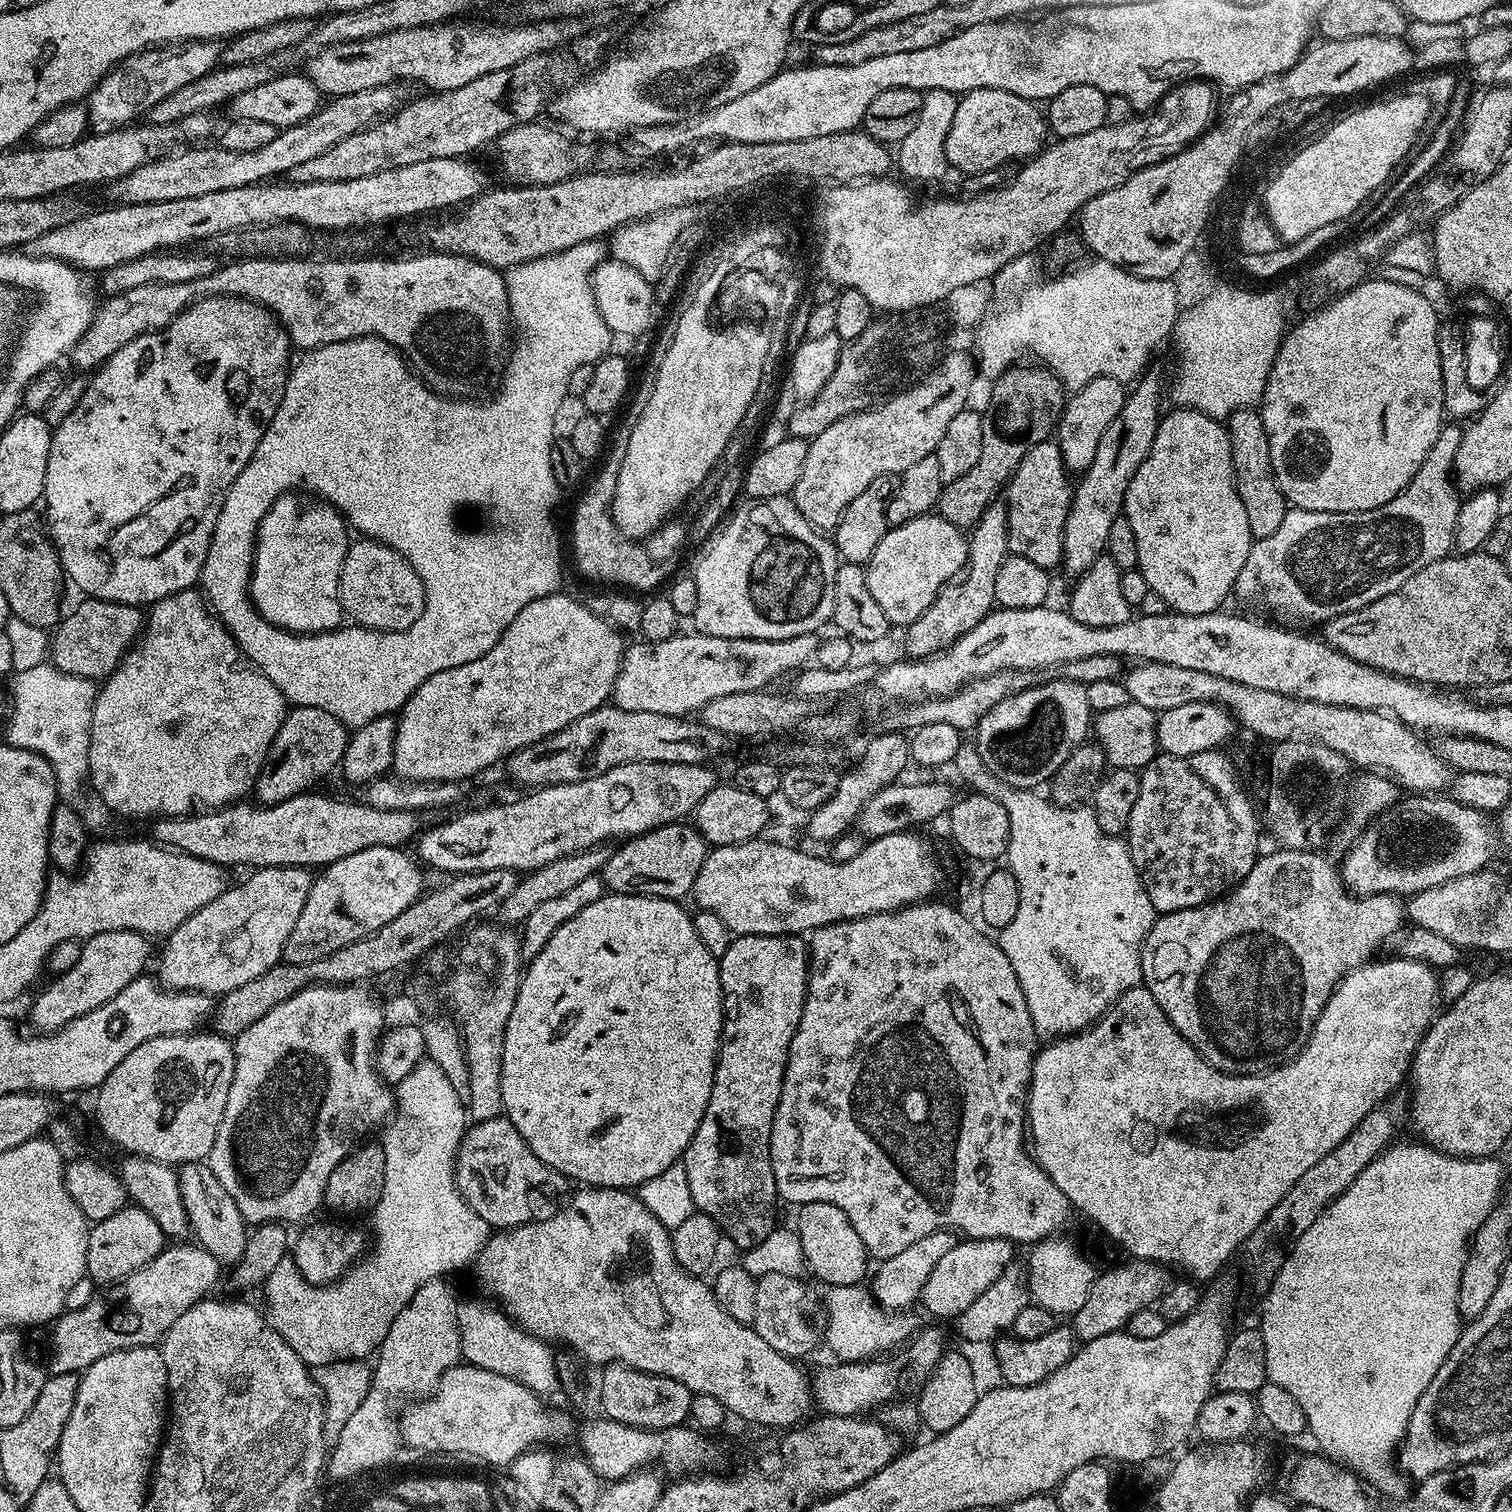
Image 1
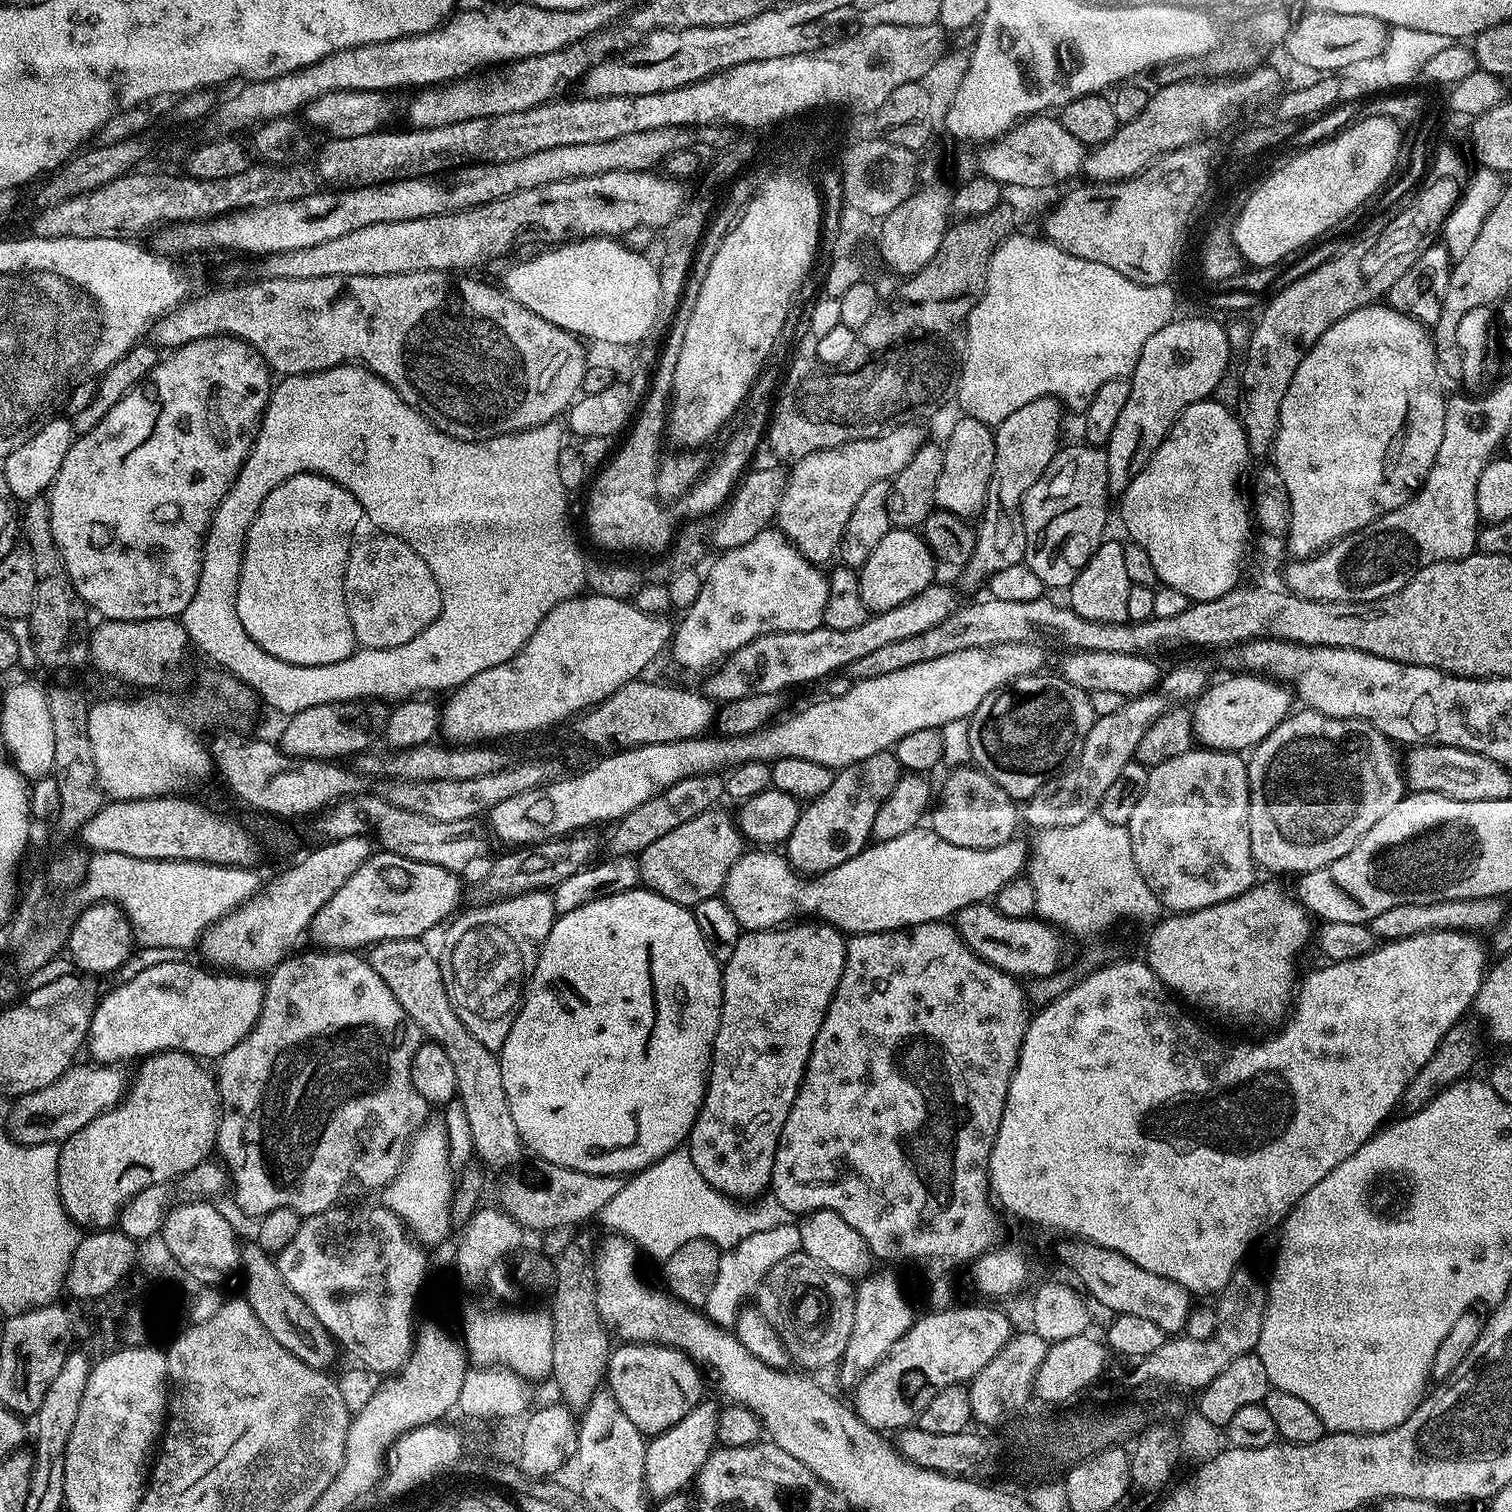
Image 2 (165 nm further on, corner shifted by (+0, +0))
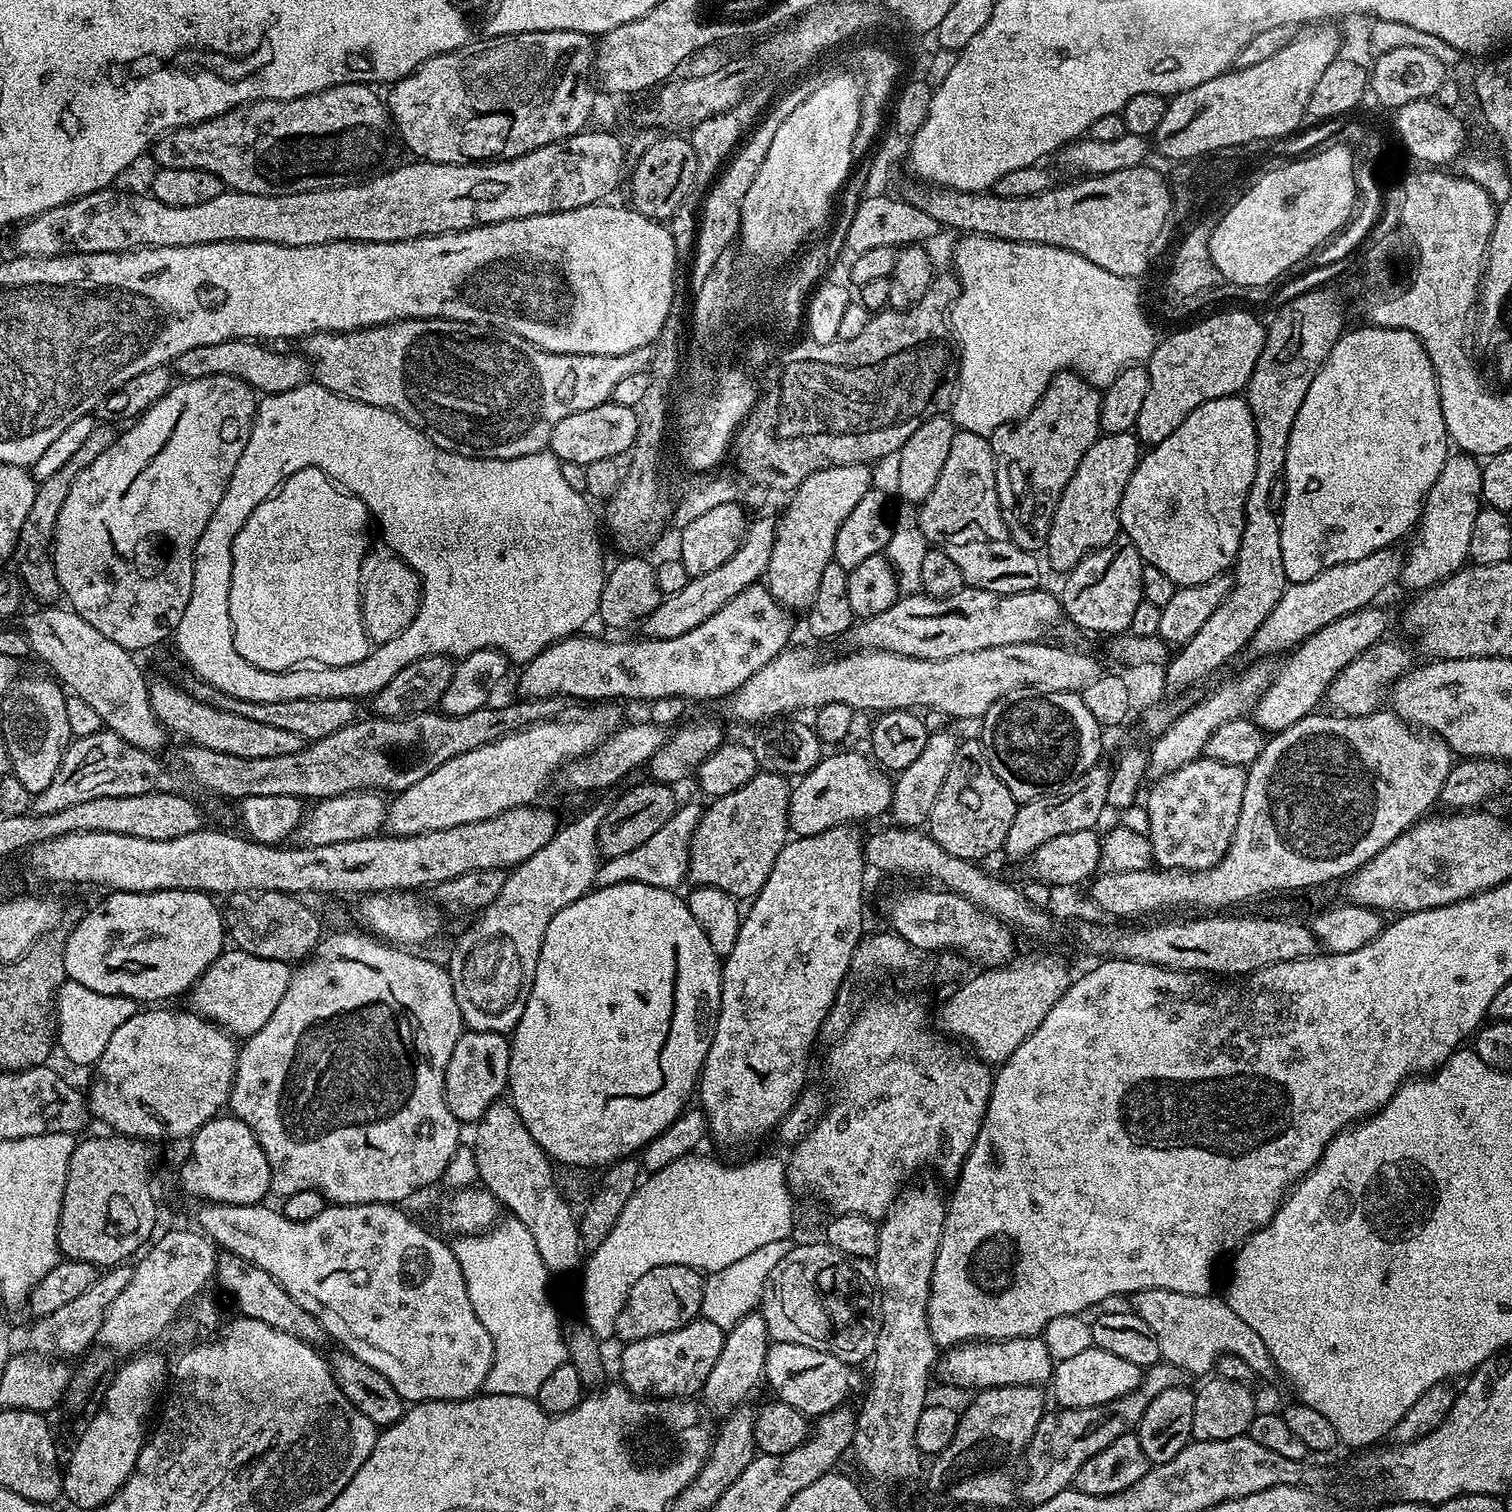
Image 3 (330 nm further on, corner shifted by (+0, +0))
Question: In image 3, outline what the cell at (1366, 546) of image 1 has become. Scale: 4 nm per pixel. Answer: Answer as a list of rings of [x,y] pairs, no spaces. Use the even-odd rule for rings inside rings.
[[[1467,454],[1449,455],[1448,461],[1442,466],[1442,474],[1438,474],[1438,482],[1430,486],[1428,497],[1424,500],[1424,511],[1420,514],[1420,523],[1415,529],[1414,537],[1416,541],[1412,544],[1412,549],[1406,552],[1406,559],[1402,569],[1402,584],[1412,590],[1423,590],[1433,588],[1441,580],[1452,576],[1465,567],[1470,550],[1470,533],[1474,530],[1474,518],[1479,514],[1482,507],[1482,497],[1480,495],[1480,473],[1482,464],[1475,456]]]

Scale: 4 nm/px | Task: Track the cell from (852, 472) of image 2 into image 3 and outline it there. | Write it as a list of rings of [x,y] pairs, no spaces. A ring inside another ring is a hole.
[[[855,464],[818,470],[791,493],[792,501],[776,526],[776,541],[766,573],[767,590],[783,608],[796,614],[807,613],[818,595],[822,570],[833,563],[834,538],[838,538],[838,529],[842,527],[842,522],[846,522],[850,510],[858,506],[862,494],[866,494],[871,487],[871,467]]]

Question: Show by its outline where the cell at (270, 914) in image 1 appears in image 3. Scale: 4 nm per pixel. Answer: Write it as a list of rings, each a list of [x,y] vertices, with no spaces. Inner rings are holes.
[[[608,702],[603,706],[592,706],[585,714],[584,720],[543,720],[541,724],[532,724],[517,732],[506,734],[486,746],[478,746],[474,750],[466,750],[466,754],[458,754],[450,758],[450,762],[442,762],[438,770],[426,774],[422,782],[414,782],[405,792],[397,792],[388,804],[386,828],[393,836],[413,836],[414,834],[430,834],[434,830],[450,830],[454,826],[466,826],[470,822],[482,822],[486,818],[494,818],[506,810],[523,808],[531,805],[544,792],[548,783],[570,760],[579,756],[587,756],[598,745],[608,739],[621,727],[620,712],[615,703]]]

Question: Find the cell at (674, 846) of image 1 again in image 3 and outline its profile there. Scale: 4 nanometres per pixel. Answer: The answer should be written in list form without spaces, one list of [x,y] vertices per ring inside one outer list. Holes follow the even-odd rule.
[[[757,771],[754,778],[750,778],[750,782],[746,782],[746,786],[742,786],[742,790],[734,790],[734,794],[726,794],[725,796],[715,797],[711,801],[709,808],[705,807],[700,813],[700,821],[692,835],[692,841],[688,847],[688,874],[687,879],[693,880],[691,883],[696,886],[714,886],[718,890],[726,890],[726,894],[737,898],[755,898],[762,886],[766,882],[766,878],[770,878],[770,870],[774,870],[774,858],[778,858],[778,854],[782,850],[782,846],[787,844],[790,839],[790,829],[788,826],[788,807],[790,806],[790,794],[792,793],[792,784],[789,777],[779,776],[778,774],[770,774],[769,772]]]

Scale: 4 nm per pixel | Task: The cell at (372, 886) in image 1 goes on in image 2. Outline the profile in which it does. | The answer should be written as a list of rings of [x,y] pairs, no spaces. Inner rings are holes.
[[[373,851],[372,857],[362,862],[362,866],[338,886],[322,910],[314,914],[310,936],[320,943],[317,945],[328,950],[360,950],[379,940],[423,937],[423,932],[440,923],[443,925],[461,907],[460,879],[457,873],[442,866],[414,862],[393,852]]]

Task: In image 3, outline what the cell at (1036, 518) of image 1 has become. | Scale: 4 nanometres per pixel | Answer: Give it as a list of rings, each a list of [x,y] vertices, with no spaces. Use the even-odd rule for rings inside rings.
[[[1132,432],[1101,435],[1090,446],[1090,450],[1086,450],[1066,490],[1062,490],[1048,535],[1046,557],[1060,574],[1071,572],[1084,556],[1089,556],[1095,548],[1100,548],[1121,535],[1120,503],[1126,482],[1130,482],[1130,474],[1134,474],[1141,455],[1142,445]]]

